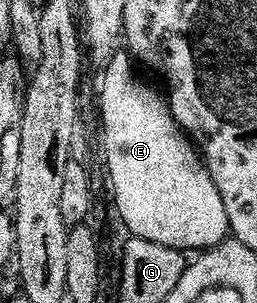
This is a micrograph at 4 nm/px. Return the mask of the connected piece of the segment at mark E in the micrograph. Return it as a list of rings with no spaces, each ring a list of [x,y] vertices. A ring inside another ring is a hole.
[[[116,51],[115,55],[107,61],[103,72],[103,152],[107,155],[107,168],[111,171],[111,192],[115,195],[117,210],[132,237],[139,240],[157,242],[158,245],[169,246],[182,252],[197,250],[196,252],[207,251],[208,248],[216,248],[224,243],[230,235],[228,226],[228,215],[225,211],[224,199],[217,190],[213,178],[209,174],[206,164],[203,163],[202,155],[195,147],[190,136],[184,132],[183,127],[173,118],[168,97],[162,91],[158,92],[151,84],[146,84],[141,77],[135,73],[137,64],[126,51]]]

